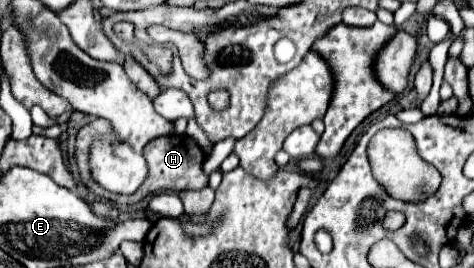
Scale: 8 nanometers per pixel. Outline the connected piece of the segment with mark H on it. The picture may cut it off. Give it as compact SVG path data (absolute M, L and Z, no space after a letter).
M165 135L157 137L147 143L147 165L149 165L149 177L141 185L141 189L135 195L119 197L115 195L111 201L119 205L133 205L145 199L147 195L165 193L165 191L185 191L185 189L203 189L209 183L209 175L203 171L205 153L201 147L189 137L189 135Z

